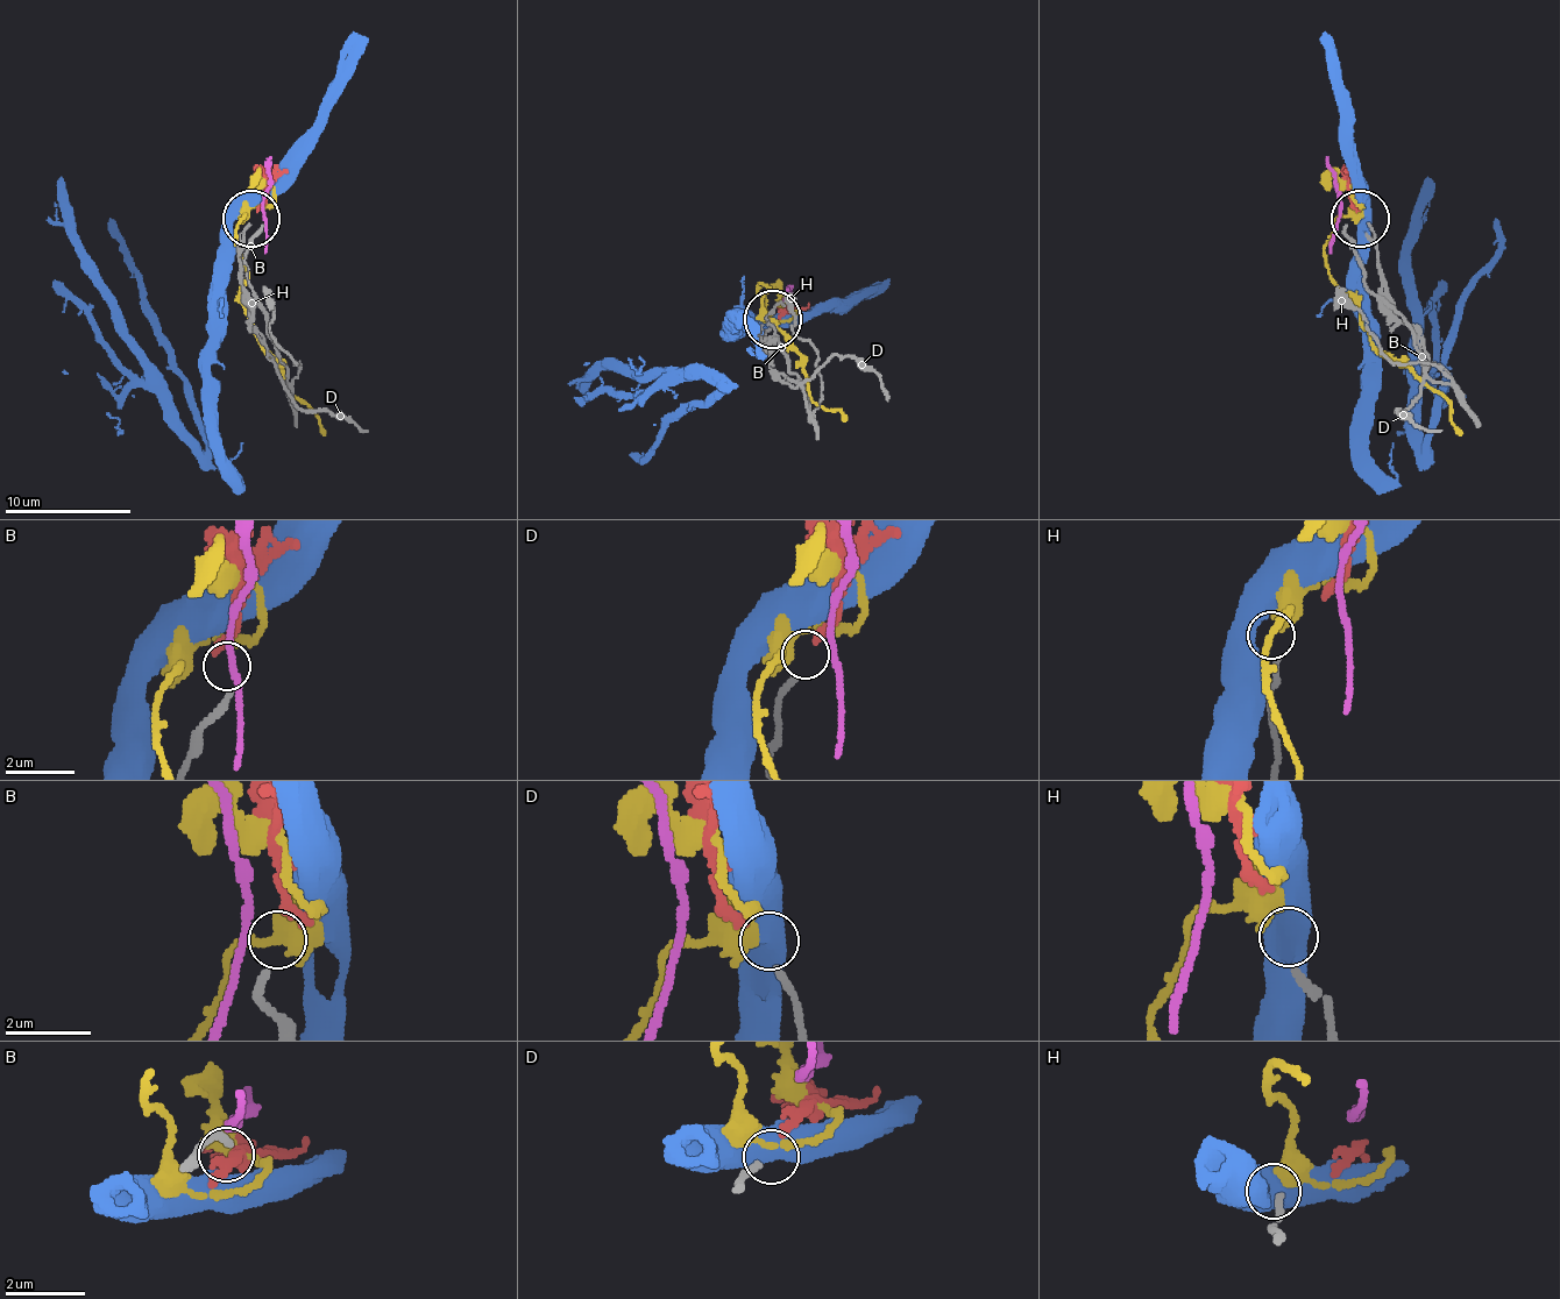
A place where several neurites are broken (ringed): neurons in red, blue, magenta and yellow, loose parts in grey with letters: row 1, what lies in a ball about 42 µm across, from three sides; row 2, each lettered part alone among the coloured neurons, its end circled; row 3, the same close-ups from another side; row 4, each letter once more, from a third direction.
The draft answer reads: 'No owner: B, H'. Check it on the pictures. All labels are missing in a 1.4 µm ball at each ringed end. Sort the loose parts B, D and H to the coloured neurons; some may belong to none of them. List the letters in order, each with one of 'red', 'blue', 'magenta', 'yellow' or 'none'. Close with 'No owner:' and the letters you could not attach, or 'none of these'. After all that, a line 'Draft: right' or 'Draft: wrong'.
B: none
D: red
H: none
No owner: B, H
Draft: right

